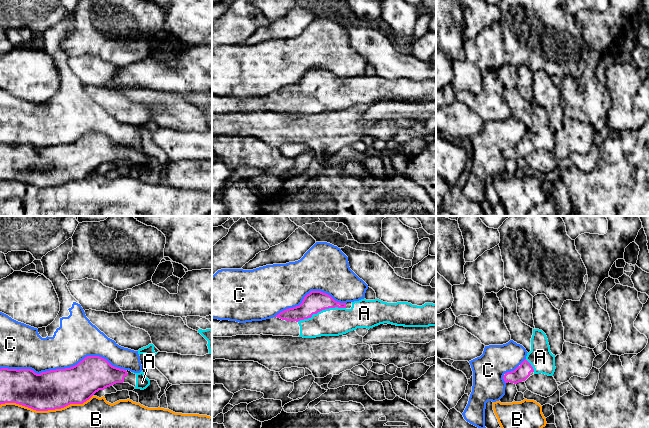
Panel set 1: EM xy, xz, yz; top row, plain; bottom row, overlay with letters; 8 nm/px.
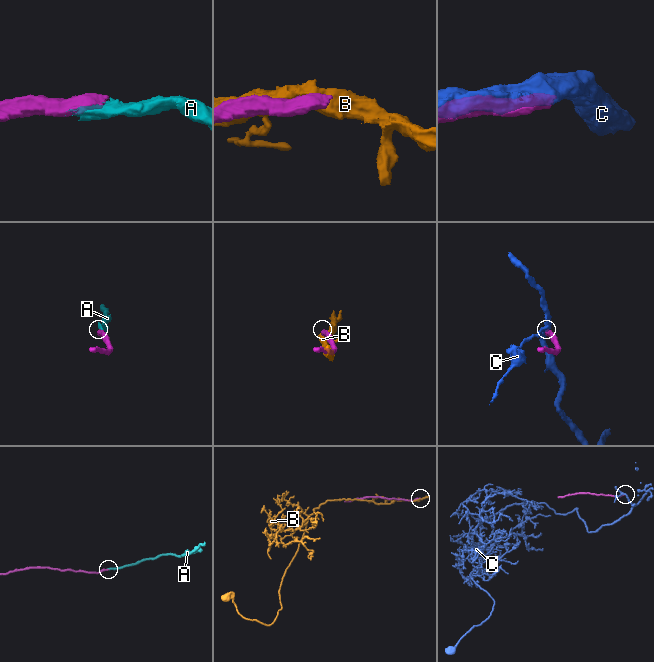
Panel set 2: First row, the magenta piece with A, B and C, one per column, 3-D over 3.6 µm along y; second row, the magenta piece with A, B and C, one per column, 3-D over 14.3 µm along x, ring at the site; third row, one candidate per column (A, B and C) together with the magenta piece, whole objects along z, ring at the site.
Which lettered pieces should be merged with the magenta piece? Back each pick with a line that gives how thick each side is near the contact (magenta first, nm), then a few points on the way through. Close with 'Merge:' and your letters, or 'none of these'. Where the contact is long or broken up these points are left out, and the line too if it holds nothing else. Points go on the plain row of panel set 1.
A: 170 nm thick on the magenta side, 220 nm on the other
Merge: A

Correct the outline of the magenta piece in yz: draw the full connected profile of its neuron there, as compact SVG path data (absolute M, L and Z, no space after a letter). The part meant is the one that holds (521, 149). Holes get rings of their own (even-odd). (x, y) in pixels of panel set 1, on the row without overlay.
M533 105L531 127L514 147L505 149L503 155L505 159L517 160L525 157L531 148L553 152L555 145L555 131L550 127L546 110L542 106Z

